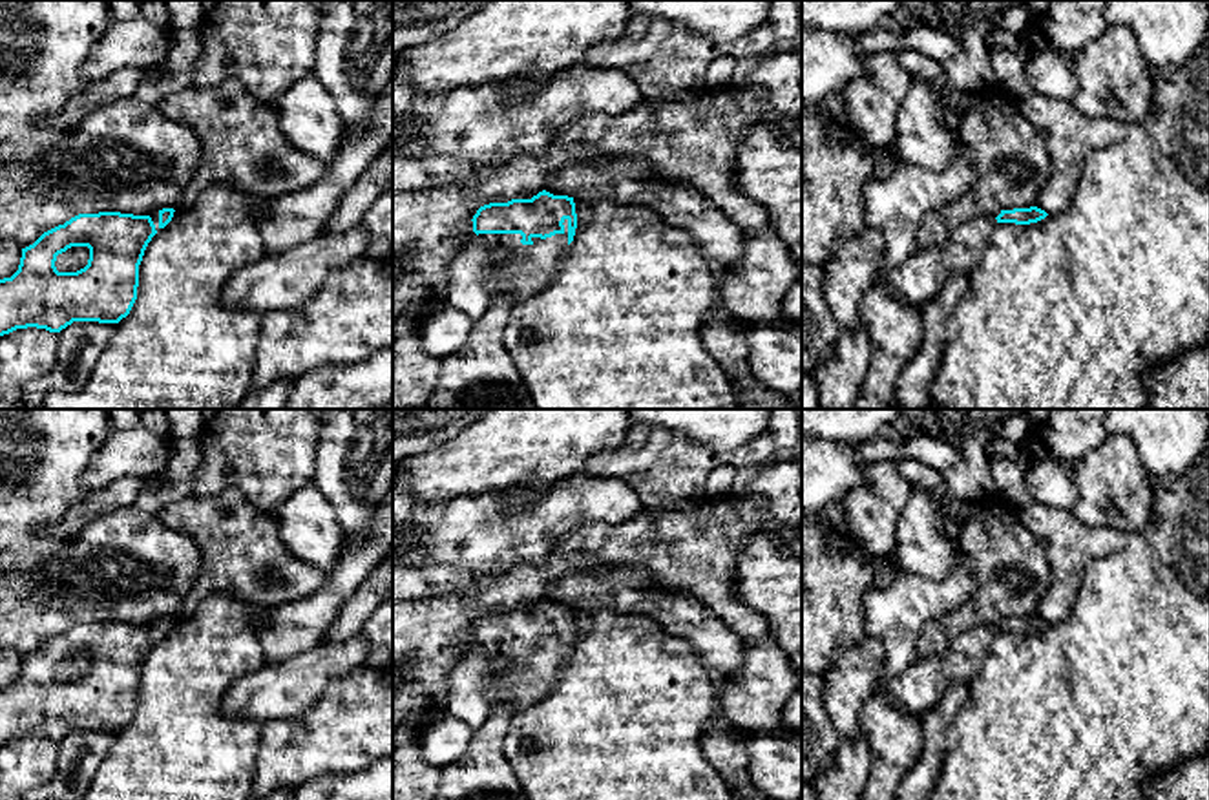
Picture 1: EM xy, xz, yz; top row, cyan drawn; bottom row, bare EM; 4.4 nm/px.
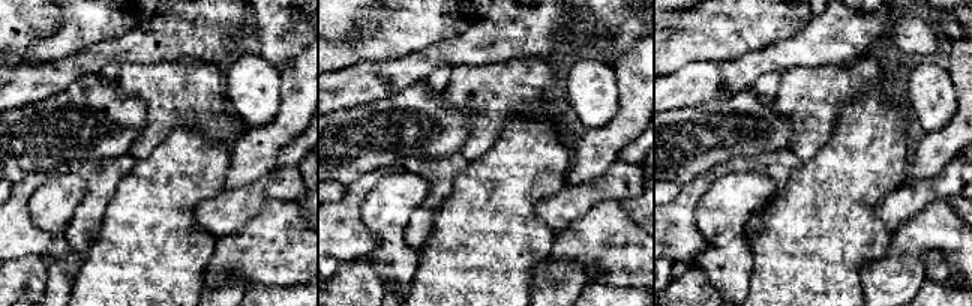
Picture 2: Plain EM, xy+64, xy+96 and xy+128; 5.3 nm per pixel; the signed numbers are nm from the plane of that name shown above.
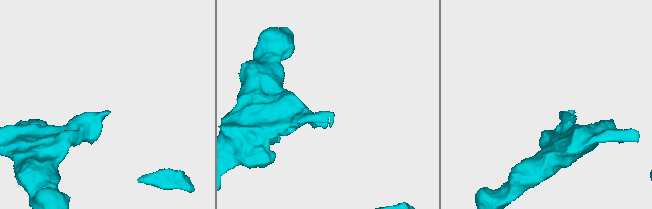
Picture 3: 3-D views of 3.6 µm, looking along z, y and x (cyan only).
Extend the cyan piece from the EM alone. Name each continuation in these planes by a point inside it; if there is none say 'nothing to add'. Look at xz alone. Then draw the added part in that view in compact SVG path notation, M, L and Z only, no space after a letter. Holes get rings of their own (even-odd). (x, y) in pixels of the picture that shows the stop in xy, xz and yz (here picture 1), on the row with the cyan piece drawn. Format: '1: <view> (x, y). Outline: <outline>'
1: xz (481, 271). Outline: M568 219L562 225L562 234L546 239L531 237L531 245L522 245L520 234L478 234L478 239L468 243L449 263L449 307L466 312L475 321L488 312L495 296L519 303L546 289L568 248Z

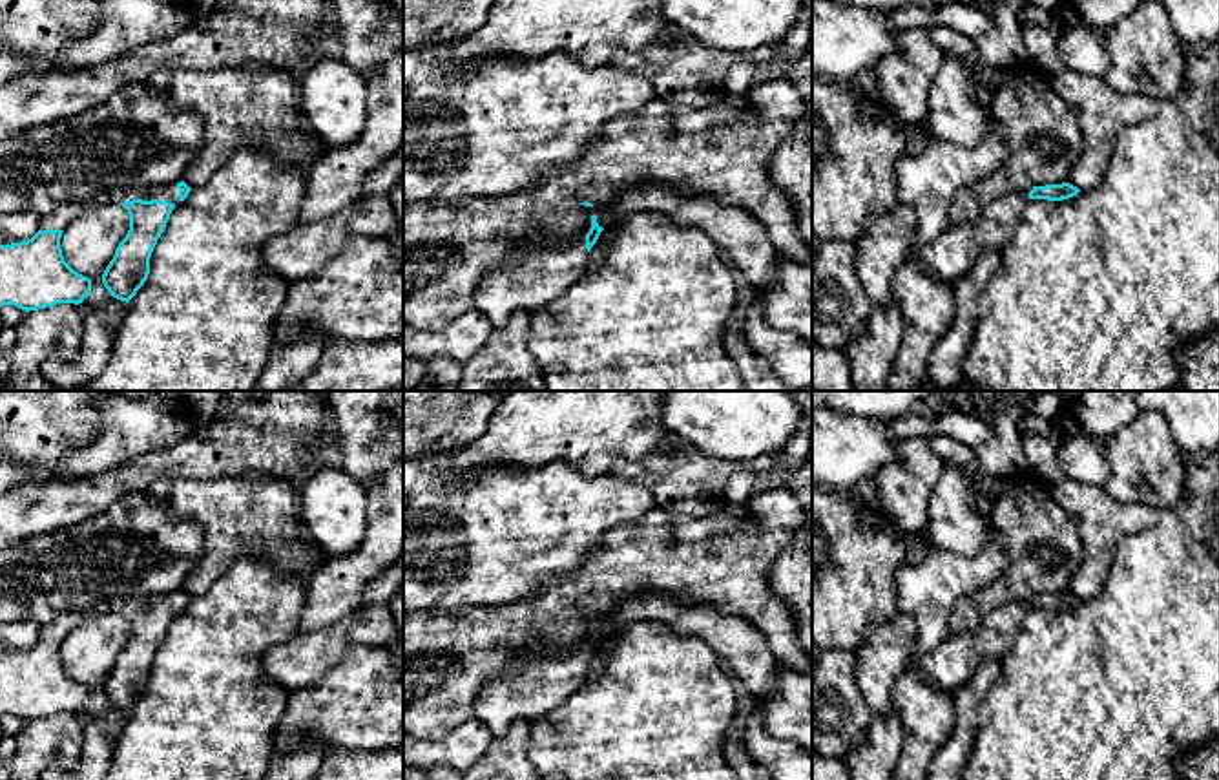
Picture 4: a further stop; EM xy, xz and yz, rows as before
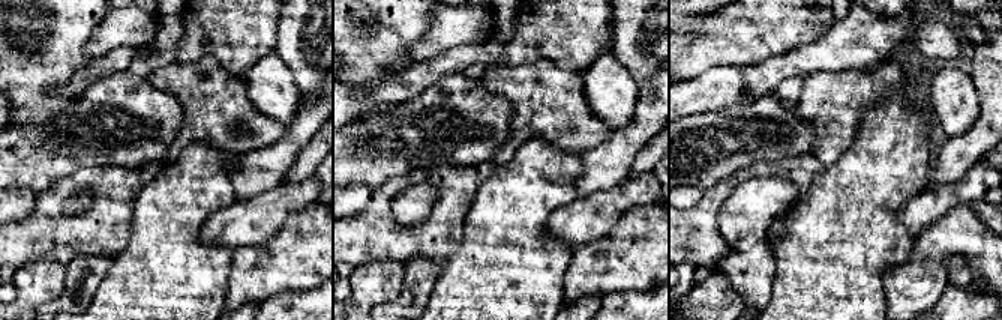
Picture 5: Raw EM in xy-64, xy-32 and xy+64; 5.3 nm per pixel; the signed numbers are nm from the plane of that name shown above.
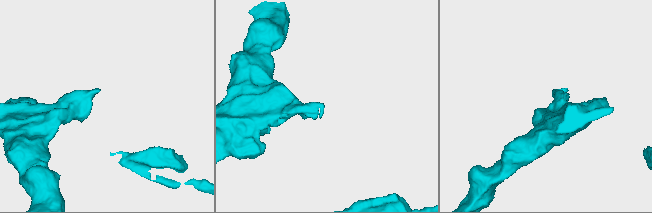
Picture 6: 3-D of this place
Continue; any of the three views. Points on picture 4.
1: xy (62, 216). Outline: M177 183L159 186L159 188L148 188L148 190L111 188L111 190L100 192L99 195L91 197L89 201L64 203L62 206L55 208L49 216L40 217L38 230L64 230L89 205L95 205L95 203L106 203L106 201L126 203L126 201L133 201L133 199L168 201L168 203L173 203L175 206L181 203Z

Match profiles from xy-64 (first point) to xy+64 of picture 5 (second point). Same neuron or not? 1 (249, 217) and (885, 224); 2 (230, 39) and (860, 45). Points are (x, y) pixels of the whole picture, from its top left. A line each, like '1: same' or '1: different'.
1: different
2: same

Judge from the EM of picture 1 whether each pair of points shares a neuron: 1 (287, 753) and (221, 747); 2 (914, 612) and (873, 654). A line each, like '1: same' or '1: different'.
1: different
2: different

